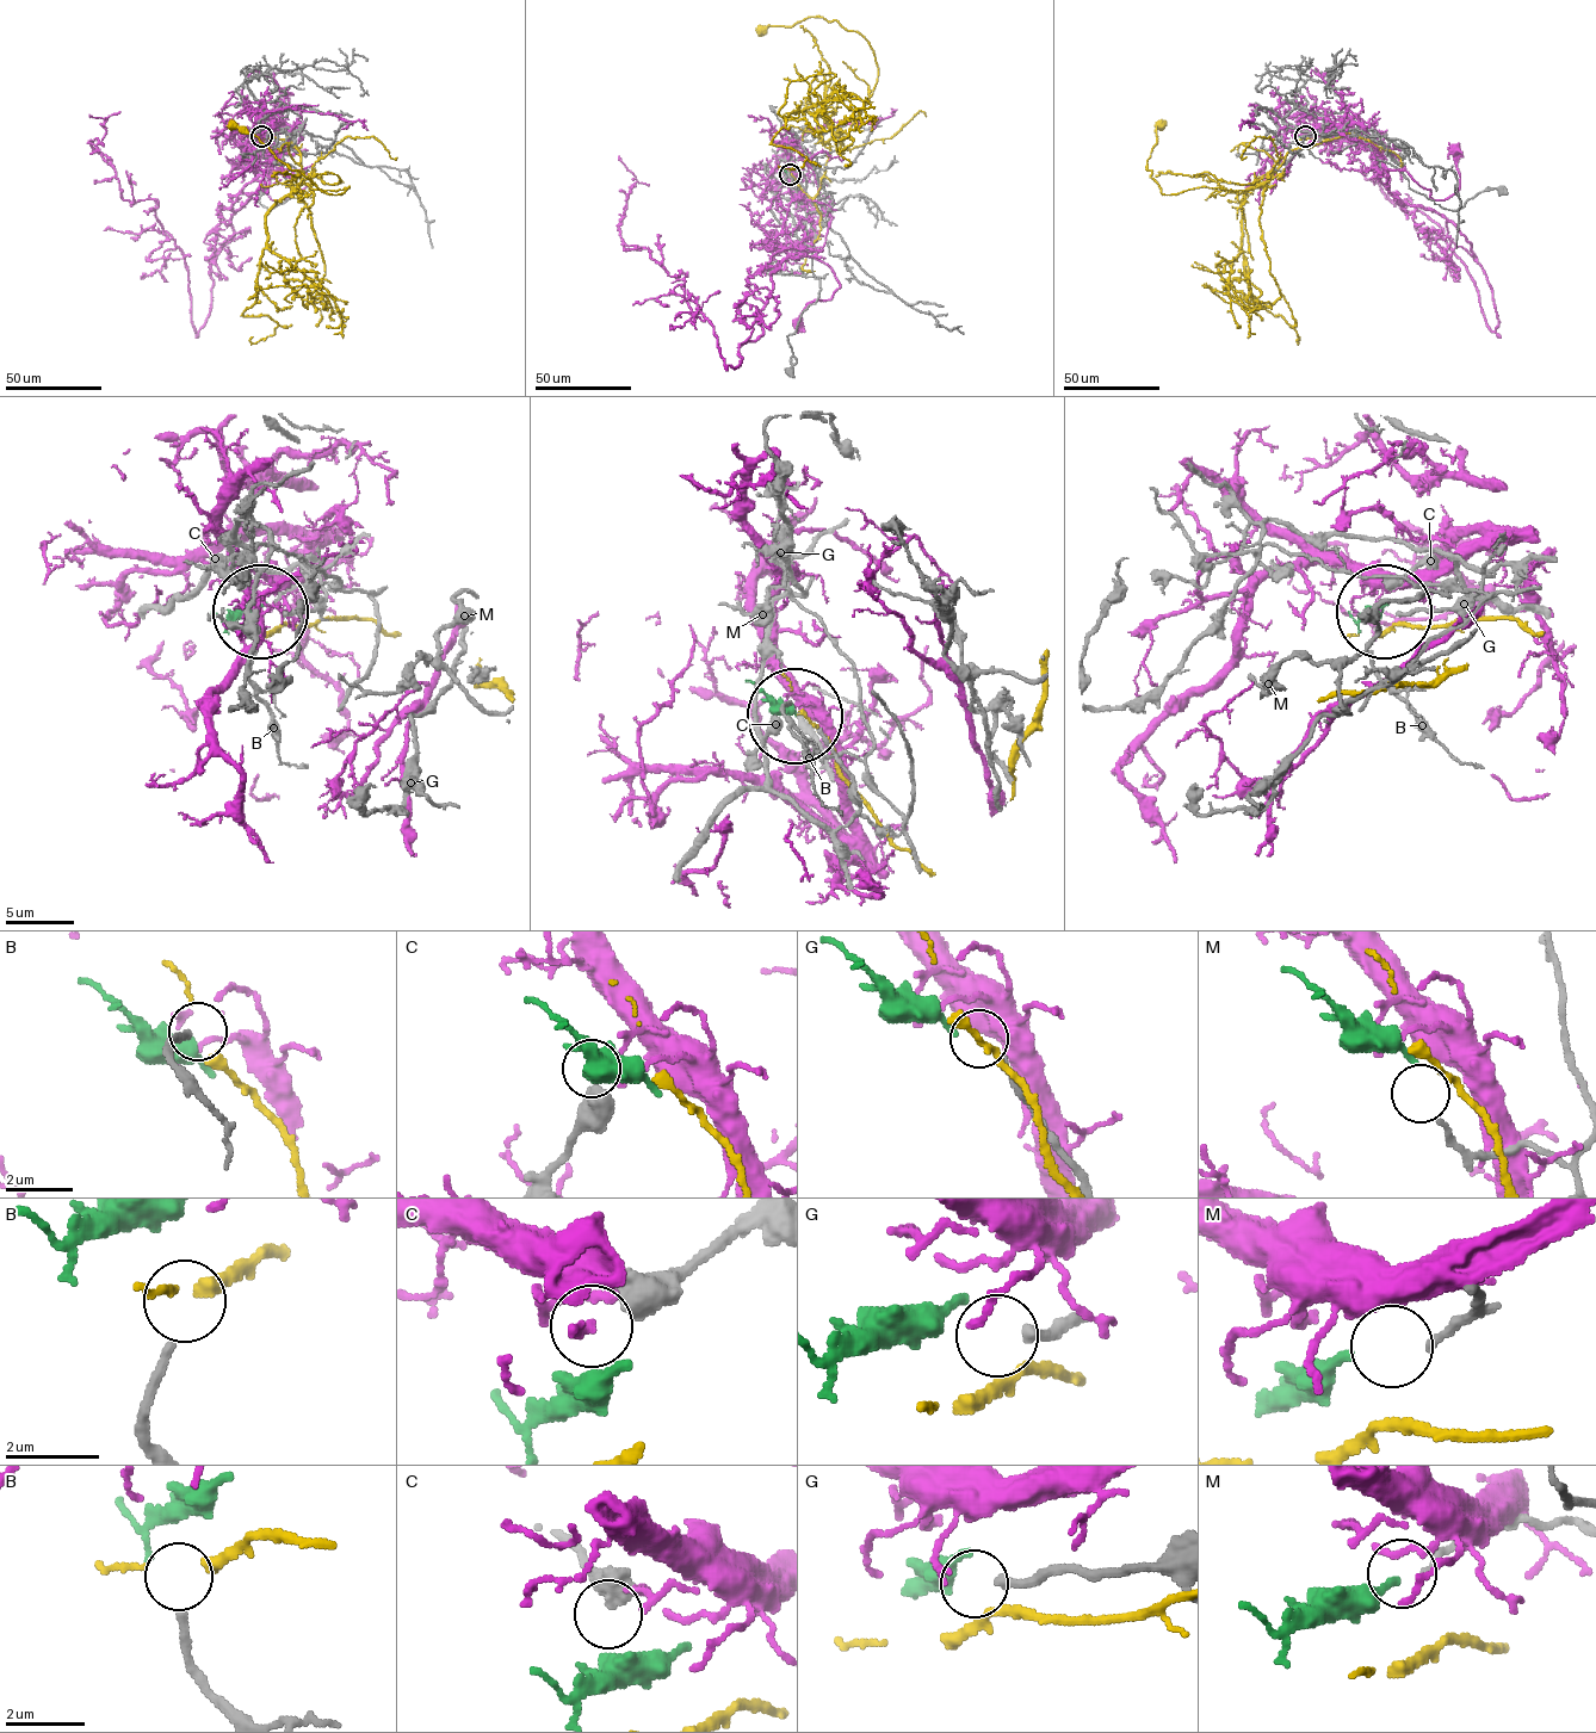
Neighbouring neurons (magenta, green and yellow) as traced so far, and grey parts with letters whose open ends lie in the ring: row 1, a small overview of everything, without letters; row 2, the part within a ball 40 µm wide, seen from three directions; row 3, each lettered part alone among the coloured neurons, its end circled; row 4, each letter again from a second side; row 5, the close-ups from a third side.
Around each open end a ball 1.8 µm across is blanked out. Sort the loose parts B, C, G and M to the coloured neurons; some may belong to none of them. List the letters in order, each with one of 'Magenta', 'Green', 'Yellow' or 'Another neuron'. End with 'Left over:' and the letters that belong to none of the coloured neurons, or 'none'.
B: Yellow
C: Another neuron
G: Another neuron
M: Green
Left over: C, G

